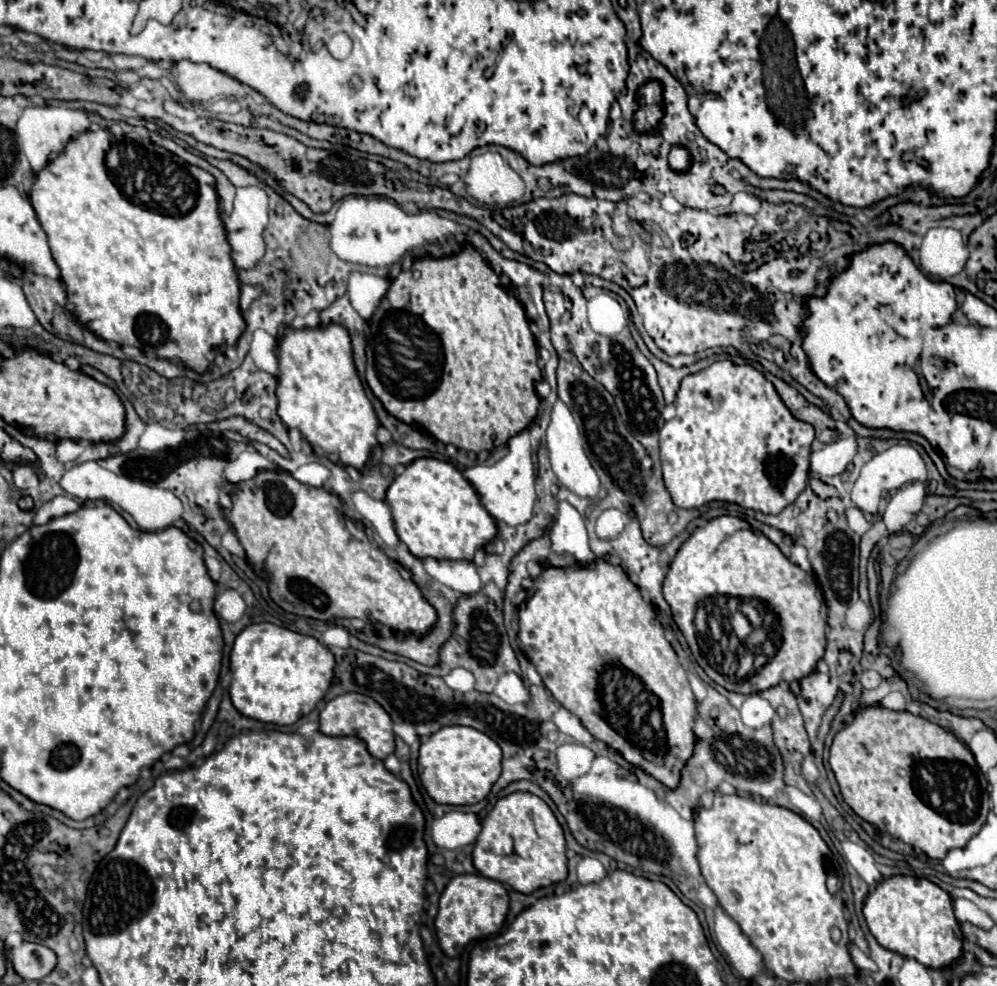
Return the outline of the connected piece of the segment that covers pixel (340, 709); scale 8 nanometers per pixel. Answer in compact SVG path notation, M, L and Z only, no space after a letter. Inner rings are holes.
M344 693L336 699L328 701L320 711L320 731L324 735L354 735L366 741L370 755L376 759L386 759L394 753L394 733L392 733L392 719L372 697L362 693Z

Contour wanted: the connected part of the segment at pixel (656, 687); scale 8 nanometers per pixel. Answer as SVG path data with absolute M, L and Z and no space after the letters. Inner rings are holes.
M596 559L594 561L594 567L590 565L578 565L578 567L566 567L566 569L560 569L560 567L550 567L550 565L544 565L542 567L542 573L534 579L534 585L536 585L536 591L534 595L518 609L518 641L522 643L522 649L524 653L528 655L528 659L532 661L532 665L536 667L536 671L540 673L544 685L550 689L550 693L554 695L554 699L566 707L568 711L572 711L580 721L582 725L600 741L604 741L608 747L620 751L624 755L626 761L642 767L646 773L650 773L652 777L656 777L658 781L662 781L666 787L674 789L680 781L680 771L682 767L686 765L686 761L692 757L692 751L694 751L694 717L696 717L696 699L694 699L694 693L690 689L690 683L688 683L688 677L686 677L686 671L682 669L682 665L678 663L678 655L676 651L672 649L672 645L668 643L668 639L664 637L664 629L660 625L660 621L656 619L656 613L654 609L642 599L638 587L628 579L628 575L624 573L624 569L620 565L612 565L608 563L606 559ZM612 665L614 671L612 673L606 673L606 667Z

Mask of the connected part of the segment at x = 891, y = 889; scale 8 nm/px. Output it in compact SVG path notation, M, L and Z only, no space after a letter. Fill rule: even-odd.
M892 875L868 891L862 907L864 919L876 941L930 969L946 967L962 953L962 931L952 911L952 897L936 883L912 875Z

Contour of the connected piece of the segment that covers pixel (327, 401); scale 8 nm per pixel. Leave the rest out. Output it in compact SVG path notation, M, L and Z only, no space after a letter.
M318 325L314 329L286 329L278 337L278 415L288 429L298 429L310 445L318 445L326 455L334 453L342 465L366 469L372 449L378 445L376 429L378 419L364 385L352 361L352 343L342 325Z

